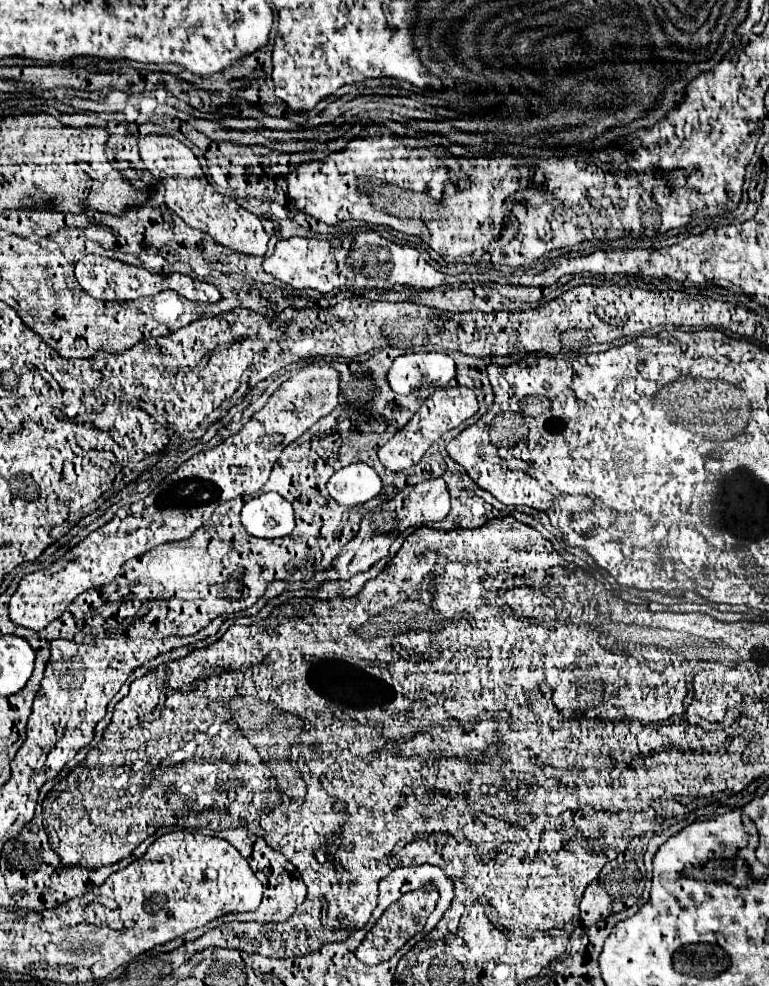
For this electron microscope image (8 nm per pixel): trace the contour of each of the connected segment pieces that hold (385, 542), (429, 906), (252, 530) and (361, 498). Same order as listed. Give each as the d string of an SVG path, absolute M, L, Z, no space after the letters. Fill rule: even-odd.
M427 479L423 483L417 483L417 485L401 489L393 499L389 499L389 501L377 505L373 511L365 513L359 533L341 549L341 553L333 561L331 569L322 571L322 573L315 573L308 583L304 581L293 583L281 580L272 581L268 584L265 595L252 607L246 609L246 616L257 616L265 604L285 591L296 591L299 589L317 590L326 580L347 580L351 579L353 575L357 575L357 573L369 571L379 559L387 557L387 551L389 551L391 543L405 529L409 529L411 525L443 521L447 517L447 513L449 513L449 491L447 491L447 485L445 485L443 479Z
M425 885L425 887L419 887L419 889L411 891L411 893L405 893L399 901L391 903L385 909L381 919L373 925L373 929L367 933L367 937L359 945L357 957L367 965L377 965L381 961L391 959L415 933L423 931L425 921L427 921L429 913L435 909L437 901L439 901L439 891L437 891L435 885Z
M263 493L243 505L241 523L253 537L285 537L295 527L293 507L279 493Z
M351 463L339 469L327 483L331 497L339 505L361 505L381 493L381 479L365 463Z

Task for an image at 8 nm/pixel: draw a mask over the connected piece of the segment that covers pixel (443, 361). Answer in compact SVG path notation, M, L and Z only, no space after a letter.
M407 353L393 361L389 385L407 395L421 387L445 387L455 377L455 361L445 353Z

